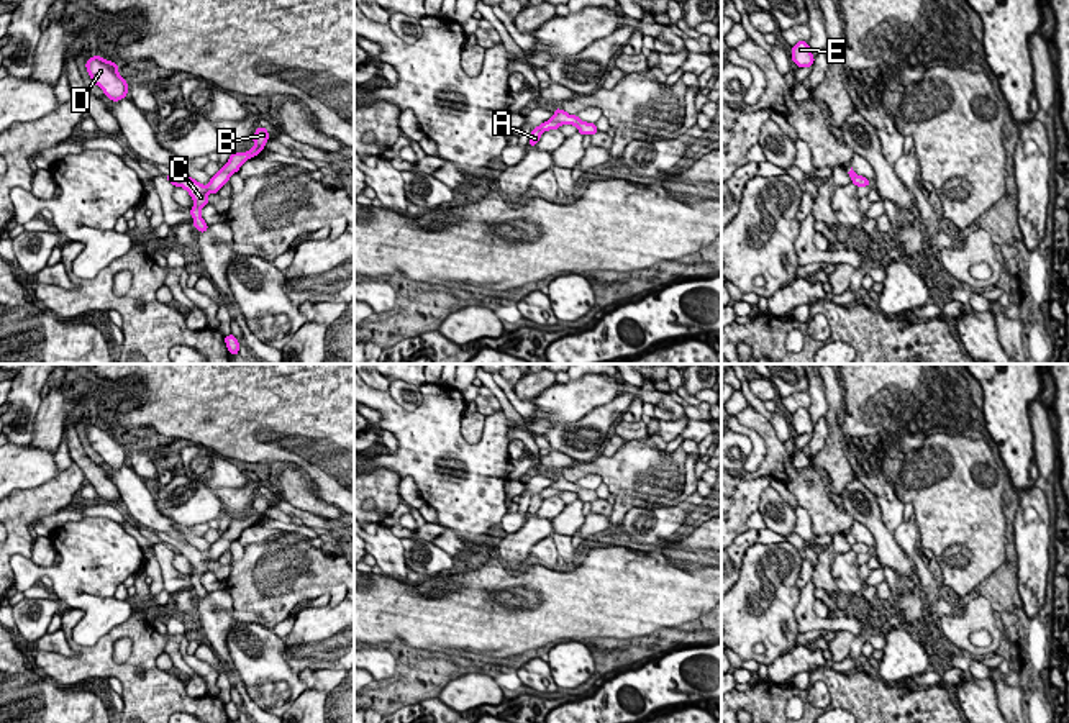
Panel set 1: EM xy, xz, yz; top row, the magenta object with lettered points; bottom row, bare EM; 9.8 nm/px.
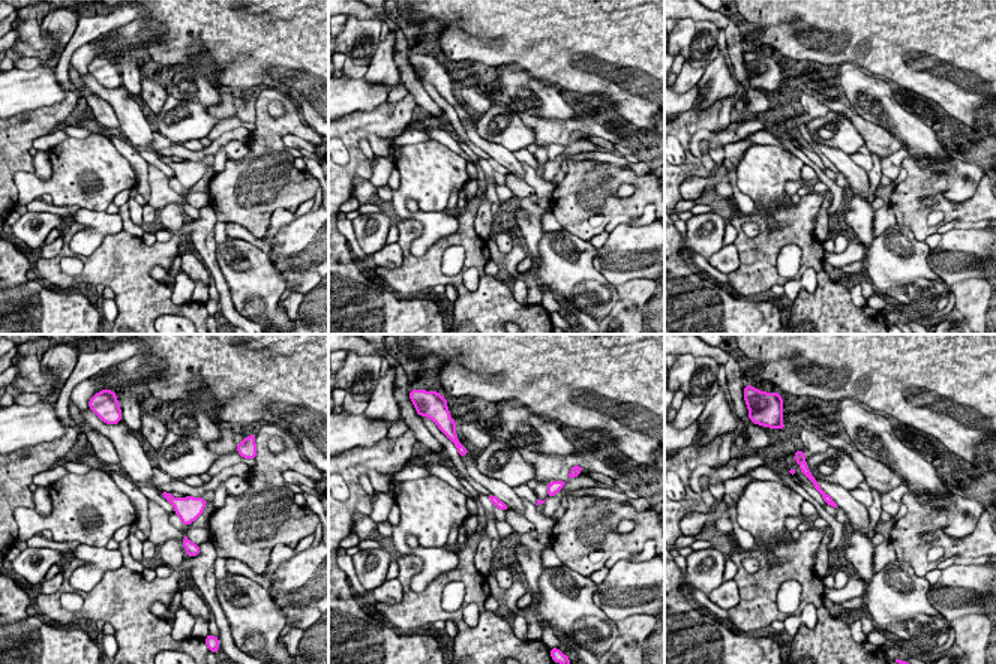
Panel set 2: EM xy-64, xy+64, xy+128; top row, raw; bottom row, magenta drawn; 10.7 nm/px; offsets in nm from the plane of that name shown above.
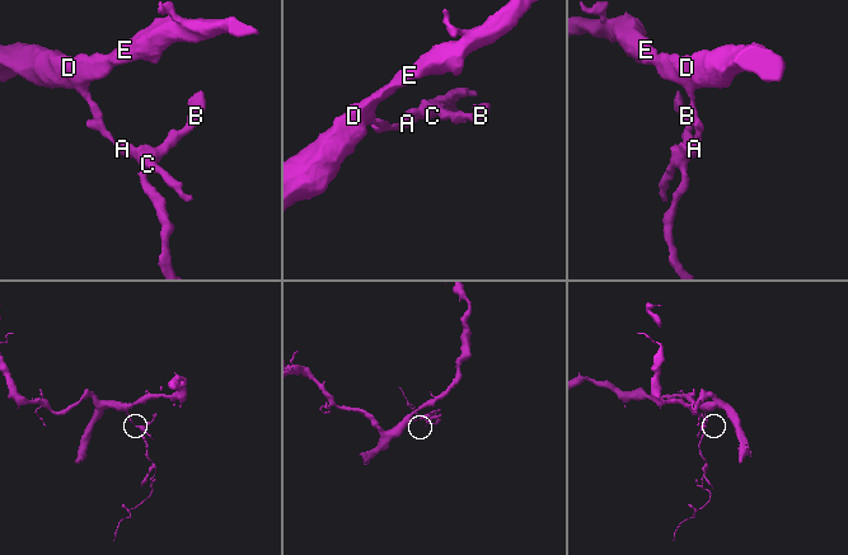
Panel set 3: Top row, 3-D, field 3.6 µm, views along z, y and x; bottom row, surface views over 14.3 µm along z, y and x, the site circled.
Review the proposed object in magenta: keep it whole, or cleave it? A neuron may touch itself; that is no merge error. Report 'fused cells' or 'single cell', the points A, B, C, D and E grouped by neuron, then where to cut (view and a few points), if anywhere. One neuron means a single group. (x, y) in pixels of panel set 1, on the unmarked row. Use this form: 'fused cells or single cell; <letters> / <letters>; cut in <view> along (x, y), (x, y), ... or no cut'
fused cells; A D E / B C; cut in xz along (536, 494), (543, 497)

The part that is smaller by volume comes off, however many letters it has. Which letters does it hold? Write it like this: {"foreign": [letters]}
{"foreign": ["B", "C"]}

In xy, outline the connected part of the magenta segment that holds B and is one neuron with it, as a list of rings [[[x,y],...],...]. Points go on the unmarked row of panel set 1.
[[[259,493],[252,503],[252,508],[254,508],[254,513],[249,518],[246,518],[243,521],[233,518],[230,521],[228,530],[213,544],[210,544],[210,549],[207,552],[197,549],[192,544],[185,544],[185,543],[180,543],[179,539],[171,538],[171,544],[175,546],[180,551],[180,554],[184,557],[187,557],[193,567],[193,574],[190,575],[190,582],[193,585],[193,593],[197,598],[205,600],[208,597],[208,592],[205,590],[205,587],[202,585],[202,580],[200,580],[202,575],[205,572],[208,572],[208,562],[218,561],[218,557],[226,549],[230,549],[230,544],[234,539],[239,539],[239,534],[248,526],[257,523],[264,516],[266,510],[269,508],[267,495]]]

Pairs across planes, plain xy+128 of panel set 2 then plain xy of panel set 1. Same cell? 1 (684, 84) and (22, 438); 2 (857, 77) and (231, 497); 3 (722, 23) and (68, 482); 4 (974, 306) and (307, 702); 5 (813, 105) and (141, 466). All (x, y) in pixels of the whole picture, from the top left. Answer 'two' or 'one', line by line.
1: one
2: two
3: two
4: two
5: one

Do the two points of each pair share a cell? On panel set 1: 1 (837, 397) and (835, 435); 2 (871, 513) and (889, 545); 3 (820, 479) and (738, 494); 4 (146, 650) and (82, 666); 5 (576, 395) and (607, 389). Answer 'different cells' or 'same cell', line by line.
1: same cell
2: same cell
3: different cells
4: same cell
5: same cell

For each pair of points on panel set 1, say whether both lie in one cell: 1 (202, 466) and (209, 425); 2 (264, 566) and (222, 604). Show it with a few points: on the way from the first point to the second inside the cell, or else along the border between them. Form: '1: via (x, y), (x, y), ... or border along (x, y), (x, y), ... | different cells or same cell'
1: border along (192, 441), (212, 448), (235, 463) | different cells
2: border along (227, 589), (235, 610) | different cells

